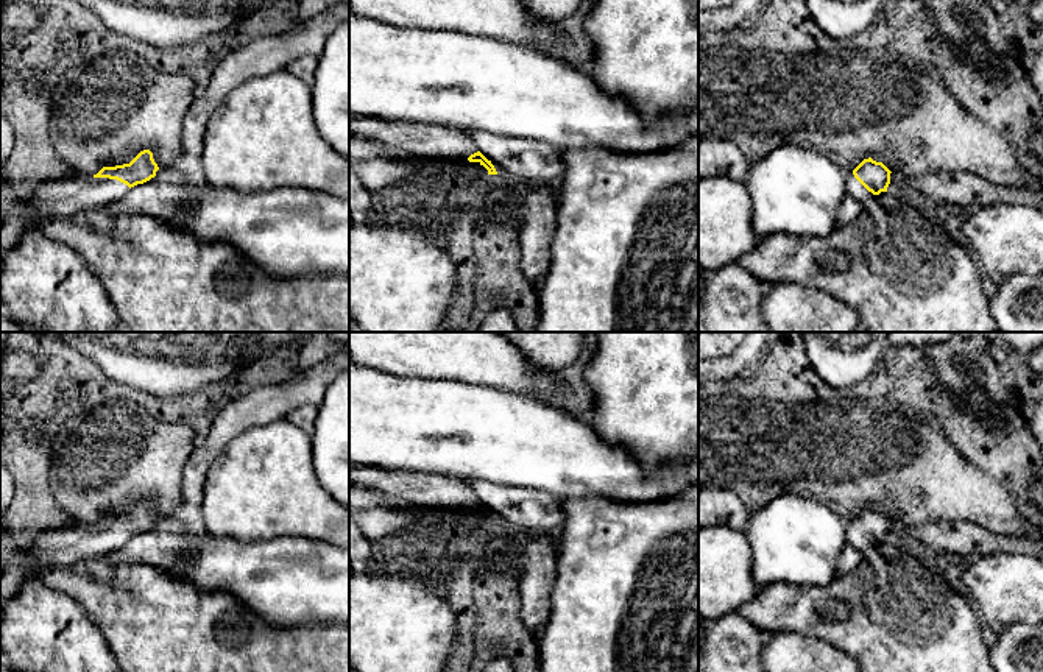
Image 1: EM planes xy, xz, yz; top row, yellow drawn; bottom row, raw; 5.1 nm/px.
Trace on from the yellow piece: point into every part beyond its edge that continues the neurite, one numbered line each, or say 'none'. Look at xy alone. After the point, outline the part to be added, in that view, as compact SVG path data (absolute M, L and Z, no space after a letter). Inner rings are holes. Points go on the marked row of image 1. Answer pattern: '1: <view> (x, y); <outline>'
1: xy (77, 192); M83 173L39 182L31 196L0 221L0 270L6 253L17 245L20 235L34 229L36 218L42 215L70 218L84 210L104 207L126 193L128 186L117 179Z

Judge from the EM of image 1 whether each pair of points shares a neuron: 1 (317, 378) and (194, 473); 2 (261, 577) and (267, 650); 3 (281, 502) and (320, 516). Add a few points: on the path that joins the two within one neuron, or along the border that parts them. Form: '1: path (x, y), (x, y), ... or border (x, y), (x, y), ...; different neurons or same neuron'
1: path (284, 398), (248, 410), (219, 440); same neuron
2: border (234, 596), (275, 626), (300, 624); different neurons
3: path (290, 502), (311, 512); same neuron

